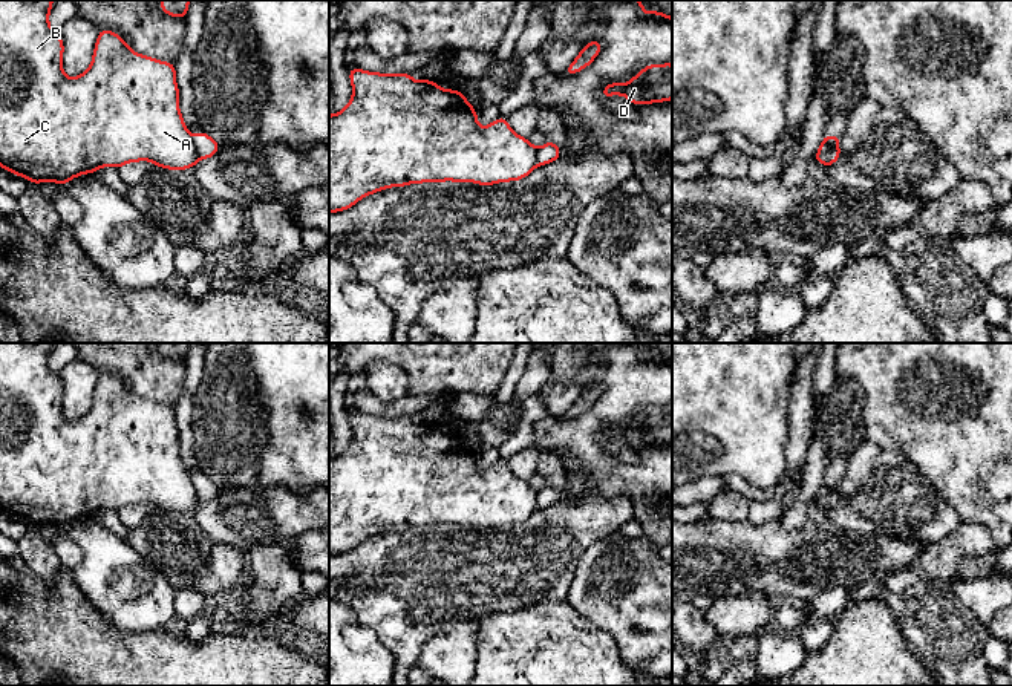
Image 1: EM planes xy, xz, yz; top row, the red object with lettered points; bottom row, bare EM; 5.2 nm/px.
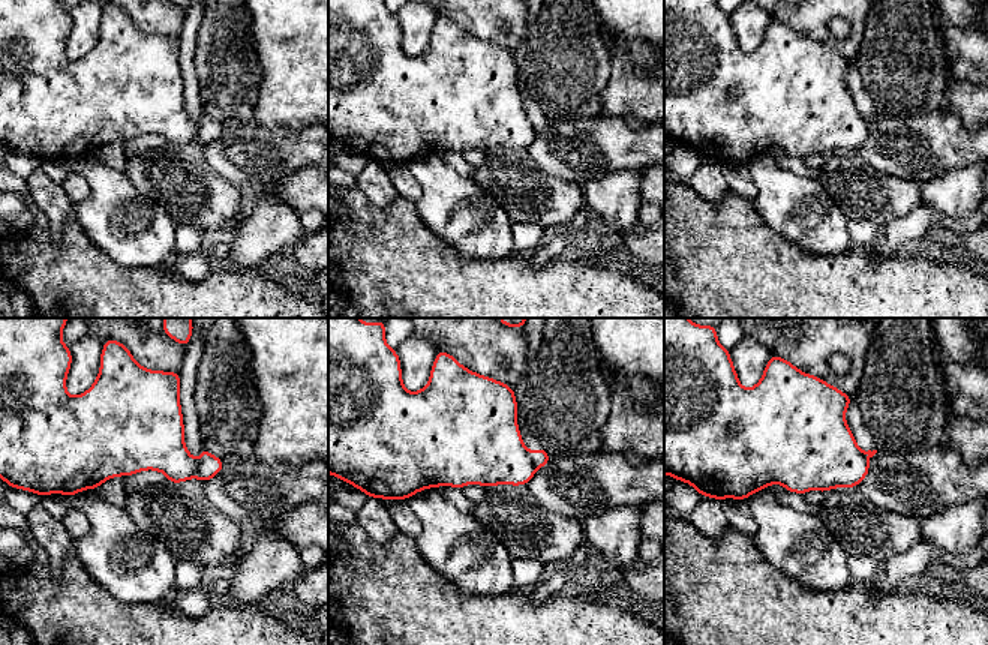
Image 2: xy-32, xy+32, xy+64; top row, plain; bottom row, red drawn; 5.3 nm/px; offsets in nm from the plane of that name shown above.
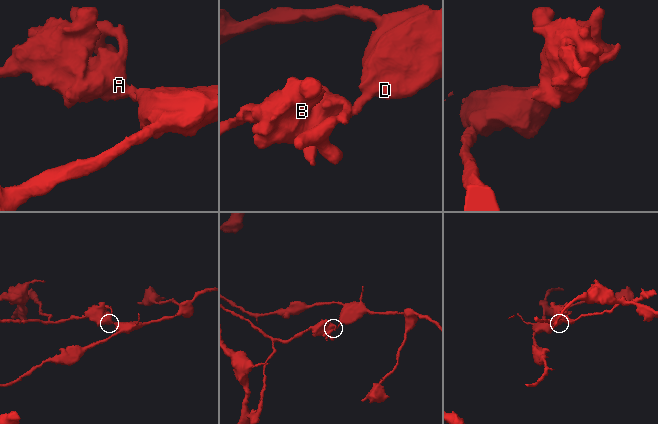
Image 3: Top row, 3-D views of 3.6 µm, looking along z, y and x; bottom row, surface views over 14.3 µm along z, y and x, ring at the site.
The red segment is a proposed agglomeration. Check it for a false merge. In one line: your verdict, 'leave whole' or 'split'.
split

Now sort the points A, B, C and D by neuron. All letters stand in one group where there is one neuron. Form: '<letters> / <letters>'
A B C / D

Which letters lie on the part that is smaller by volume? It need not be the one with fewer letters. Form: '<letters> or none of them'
A, B, C

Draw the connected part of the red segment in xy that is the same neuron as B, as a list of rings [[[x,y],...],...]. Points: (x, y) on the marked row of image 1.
[[[0,0],[0,167],[29,182],[57,182],[96,173],[101,167],[152,161],[167,170],[193,168],[198,149],[179,110],[179,89],[173,63],[136,54],[113,31],[101,29],[89,69],[75,78],[63,72],[64,44],[49,26],[54,0]]]

